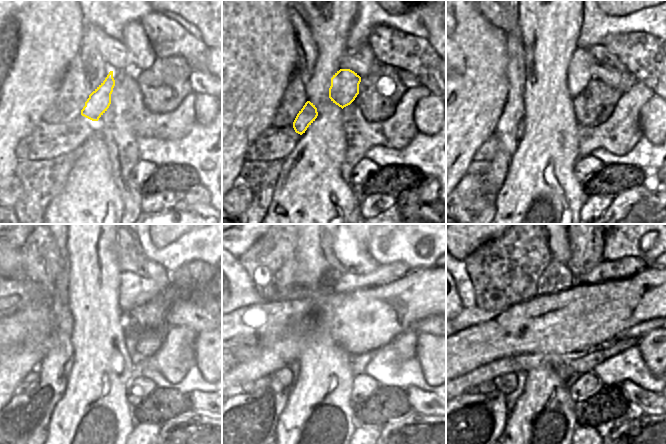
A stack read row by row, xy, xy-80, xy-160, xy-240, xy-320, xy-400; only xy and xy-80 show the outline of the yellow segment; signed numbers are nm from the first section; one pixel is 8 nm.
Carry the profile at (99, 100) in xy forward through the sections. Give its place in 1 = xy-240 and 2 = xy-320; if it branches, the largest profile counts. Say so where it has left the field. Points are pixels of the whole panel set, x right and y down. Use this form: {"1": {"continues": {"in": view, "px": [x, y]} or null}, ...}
{"1": {"continues": {"in": "xy-240", "px": [134, 291]}}, "2": {"continues": {"in": "xy-320", "px": [384, 274]}}}

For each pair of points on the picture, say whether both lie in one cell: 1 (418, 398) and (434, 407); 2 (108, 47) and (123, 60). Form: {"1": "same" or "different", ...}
{"1": "same", "2": "same"}

